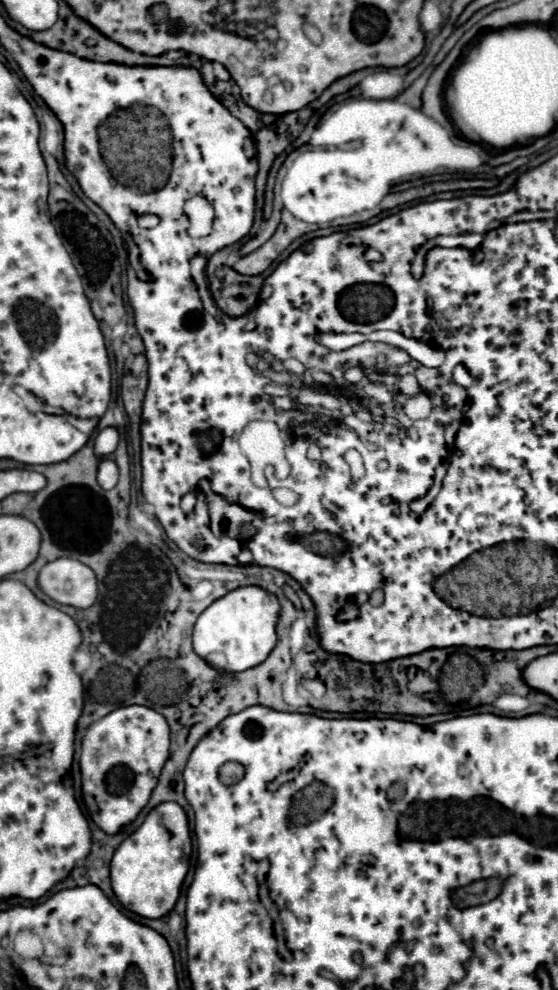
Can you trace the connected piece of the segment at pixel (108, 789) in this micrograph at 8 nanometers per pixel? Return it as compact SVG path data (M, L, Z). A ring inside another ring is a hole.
M148 706L116 708L86 730L80 754L80 772L82 790L92 794L100 808L94 816L96 826L108 834L116 834L138 816L158 784L160 770L168 758L168 748L168 722Z

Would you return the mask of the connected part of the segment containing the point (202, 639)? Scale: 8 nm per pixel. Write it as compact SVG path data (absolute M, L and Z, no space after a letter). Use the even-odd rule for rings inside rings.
M244 586L212 602L194 624L194 652L222 672L242 672L258 666L276 646L280 602L260 586Z

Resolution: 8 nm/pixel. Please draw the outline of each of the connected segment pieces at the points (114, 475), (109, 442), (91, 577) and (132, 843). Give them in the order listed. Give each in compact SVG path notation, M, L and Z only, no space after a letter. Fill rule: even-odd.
M102 458L100 464L98 464L96 480L98 480L98 484L100 484L104 490L114 488L116 482L118 482L118 466L116 466L116 462L114 462L114 460L108 460L108 458Z
M104 428L104 430L98 432L94 450L96 450L96 454L100 458L112 454L116 450L116 446L118 446L118 432L116 432L116 428Z
M76 558L48 562L38 574L38 584L54 602L74 608L90 608L98 598L94 570Z
M176 802L158 804L146 816L142 826L118 846L112 858L110 876L116 898L126 910L142 918L164 918L168 912L172 912L178 900L180 886L188 872L190 854L192 838L186 812Z

